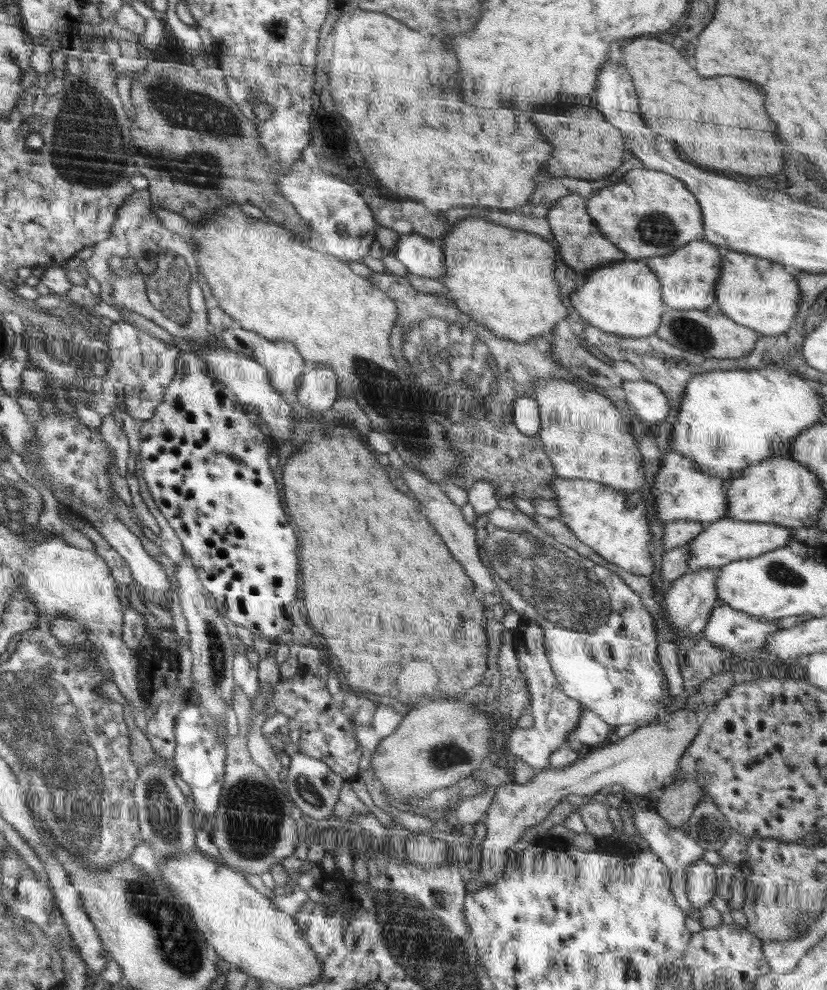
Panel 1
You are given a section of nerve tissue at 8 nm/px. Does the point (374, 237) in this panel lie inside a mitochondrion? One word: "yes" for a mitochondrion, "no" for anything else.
no

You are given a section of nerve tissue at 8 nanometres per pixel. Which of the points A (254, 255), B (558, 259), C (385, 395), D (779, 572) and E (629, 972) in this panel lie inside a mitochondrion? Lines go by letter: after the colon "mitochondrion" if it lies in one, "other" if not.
A: other
B: other
C: mitochondrion
D: mitochondrion
E: other

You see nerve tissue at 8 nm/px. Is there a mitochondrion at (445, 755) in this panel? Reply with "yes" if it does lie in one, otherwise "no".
yes

